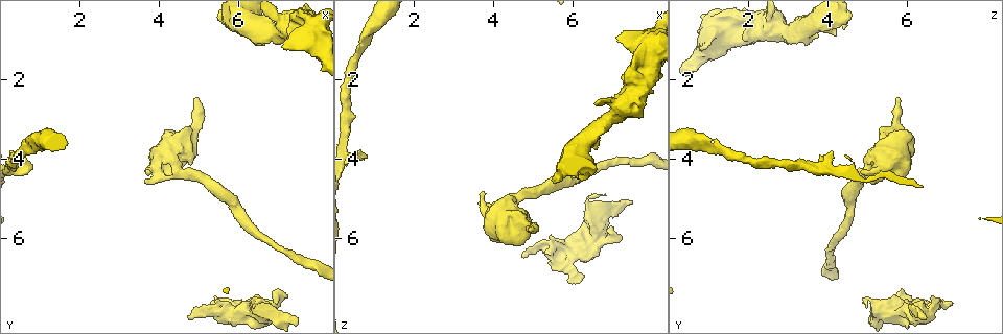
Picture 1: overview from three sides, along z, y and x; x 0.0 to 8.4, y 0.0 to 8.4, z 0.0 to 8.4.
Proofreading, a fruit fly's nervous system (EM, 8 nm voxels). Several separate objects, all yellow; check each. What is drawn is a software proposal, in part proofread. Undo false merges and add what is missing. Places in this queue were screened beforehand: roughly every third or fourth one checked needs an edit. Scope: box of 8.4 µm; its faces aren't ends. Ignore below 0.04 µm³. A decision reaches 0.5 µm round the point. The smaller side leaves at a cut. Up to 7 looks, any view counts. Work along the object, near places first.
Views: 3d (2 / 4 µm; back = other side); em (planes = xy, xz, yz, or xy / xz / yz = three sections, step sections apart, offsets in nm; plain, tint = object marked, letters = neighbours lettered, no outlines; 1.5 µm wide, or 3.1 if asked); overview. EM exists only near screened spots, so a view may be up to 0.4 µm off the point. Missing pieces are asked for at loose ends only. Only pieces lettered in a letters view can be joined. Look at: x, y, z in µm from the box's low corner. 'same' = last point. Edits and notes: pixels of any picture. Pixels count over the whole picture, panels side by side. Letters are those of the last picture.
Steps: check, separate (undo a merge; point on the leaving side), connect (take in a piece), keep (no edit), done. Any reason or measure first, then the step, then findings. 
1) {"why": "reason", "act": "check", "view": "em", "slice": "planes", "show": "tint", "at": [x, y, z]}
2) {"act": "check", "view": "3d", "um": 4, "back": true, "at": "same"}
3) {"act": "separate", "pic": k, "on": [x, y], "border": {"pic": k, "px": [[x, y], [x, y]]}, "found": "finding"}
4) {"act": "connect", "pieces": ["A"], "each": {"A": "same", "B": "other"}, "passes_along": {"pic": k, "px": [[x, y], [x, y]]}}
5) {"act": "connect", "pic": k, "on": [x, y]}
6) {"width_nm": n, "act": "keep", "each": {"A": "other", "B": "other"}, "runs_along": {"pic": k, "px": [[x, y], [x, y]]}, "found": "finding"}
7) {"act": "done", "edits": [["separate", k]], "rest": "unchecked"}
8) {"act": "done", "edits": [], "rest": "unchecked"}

{"why": "branch stops here", "act": "check", "view": "em", "slice": "planes", "show": "plain", "at": [3.70, 4.50, 5.05]}

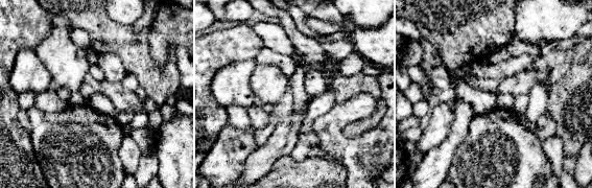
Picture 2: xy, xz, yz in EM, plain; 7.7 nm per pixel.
{"why": "what lies round it", "act": "check", "view": "em", "slice": "planes", "show": "letters", "at": "same"}

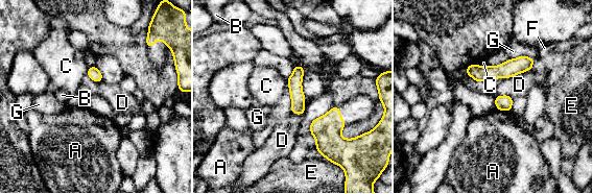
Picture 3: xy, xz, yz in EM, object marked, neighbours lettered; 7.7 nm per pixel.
{"act": "keep", "each": {"A": "other", "B": "other", "C": "other", "D": "other", "E": "other", "F": "other", "G": "other"}, "border": {"pic": 3, "px": [[525, 71], [505, 78]]}, "found": "no lettered piece goes on from it"}

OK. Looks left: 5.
{"why": "free end", "act": "check", "view": "3d", "um": 2, "at": [4.85, 2.45, 5.75]}

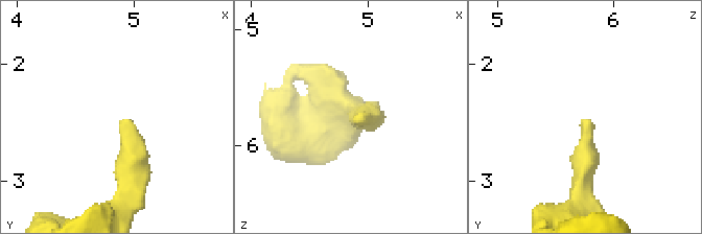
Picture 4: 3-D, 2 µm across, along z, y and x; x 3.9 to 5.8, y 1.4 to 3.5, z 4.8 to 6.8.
{"act": "check", "view": "em", "slice": "xy", "step": 4, "show": "tint", "at": [4.86, 2.48, 5.80]}

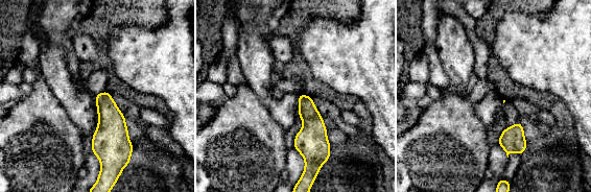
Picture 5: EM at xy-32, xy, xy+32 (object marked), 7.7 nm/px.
{"act": "check", "view": "em", "slice": "planes", "show": "letters", "at": "same"}

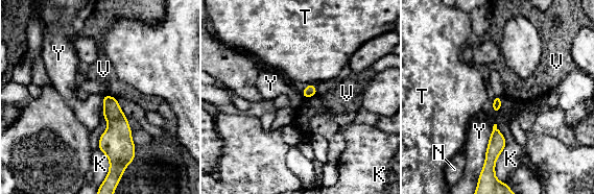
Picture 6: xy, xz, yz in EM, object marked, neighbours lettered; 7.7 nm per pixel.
{"act": "keep", "each": {"K": "other", "N": "other", "T": "other", "V": "other", "Y": "other"}, "border": {"pic": 6, "px": [[496, 123], [482, 166]]}, "found": "no lettered piece goes on from it"}

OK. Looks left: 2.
{"why": "branch stops here", "act": "check", "view": "em", "slice": "xz", "step": 4, "show": "letters", "at": [6.55, 7.50, 4.90]}

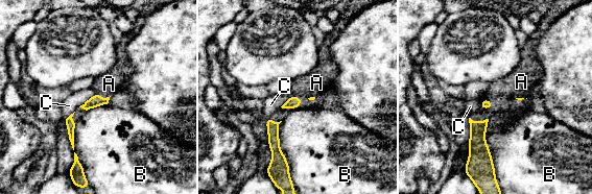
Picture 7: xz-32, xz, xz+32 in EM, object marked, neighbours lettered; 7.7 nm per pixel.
{"act": "connect", "pieces": ["A"], "each": {"A": "same", "B": "other", "C": "other"}, "passes_along": {"pic": 7, "px": [[293, 101], [293, 107], [314, 83]]}, "found": "it goes on there"}

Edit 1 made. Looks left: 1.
{"act": "done", "edits": [["connect", 7]], "rest": "unchecked"}

